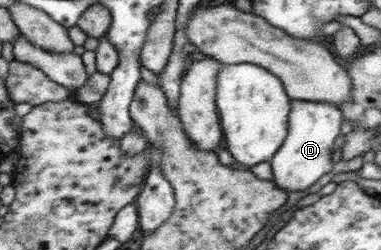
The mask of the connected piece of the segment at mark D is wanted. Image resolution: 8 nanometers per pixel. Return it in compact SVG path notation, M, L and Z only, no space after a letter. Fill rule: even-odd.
M290 99L290 111L288 114L288 131L284 143L280 149L271 157L270 164L273 168L274 183L288 194L301 192L313 186L321 176L333 170L333 151L335 140L341 136L341 124L344 116L337 105L328 102L313 102L307 99Z

